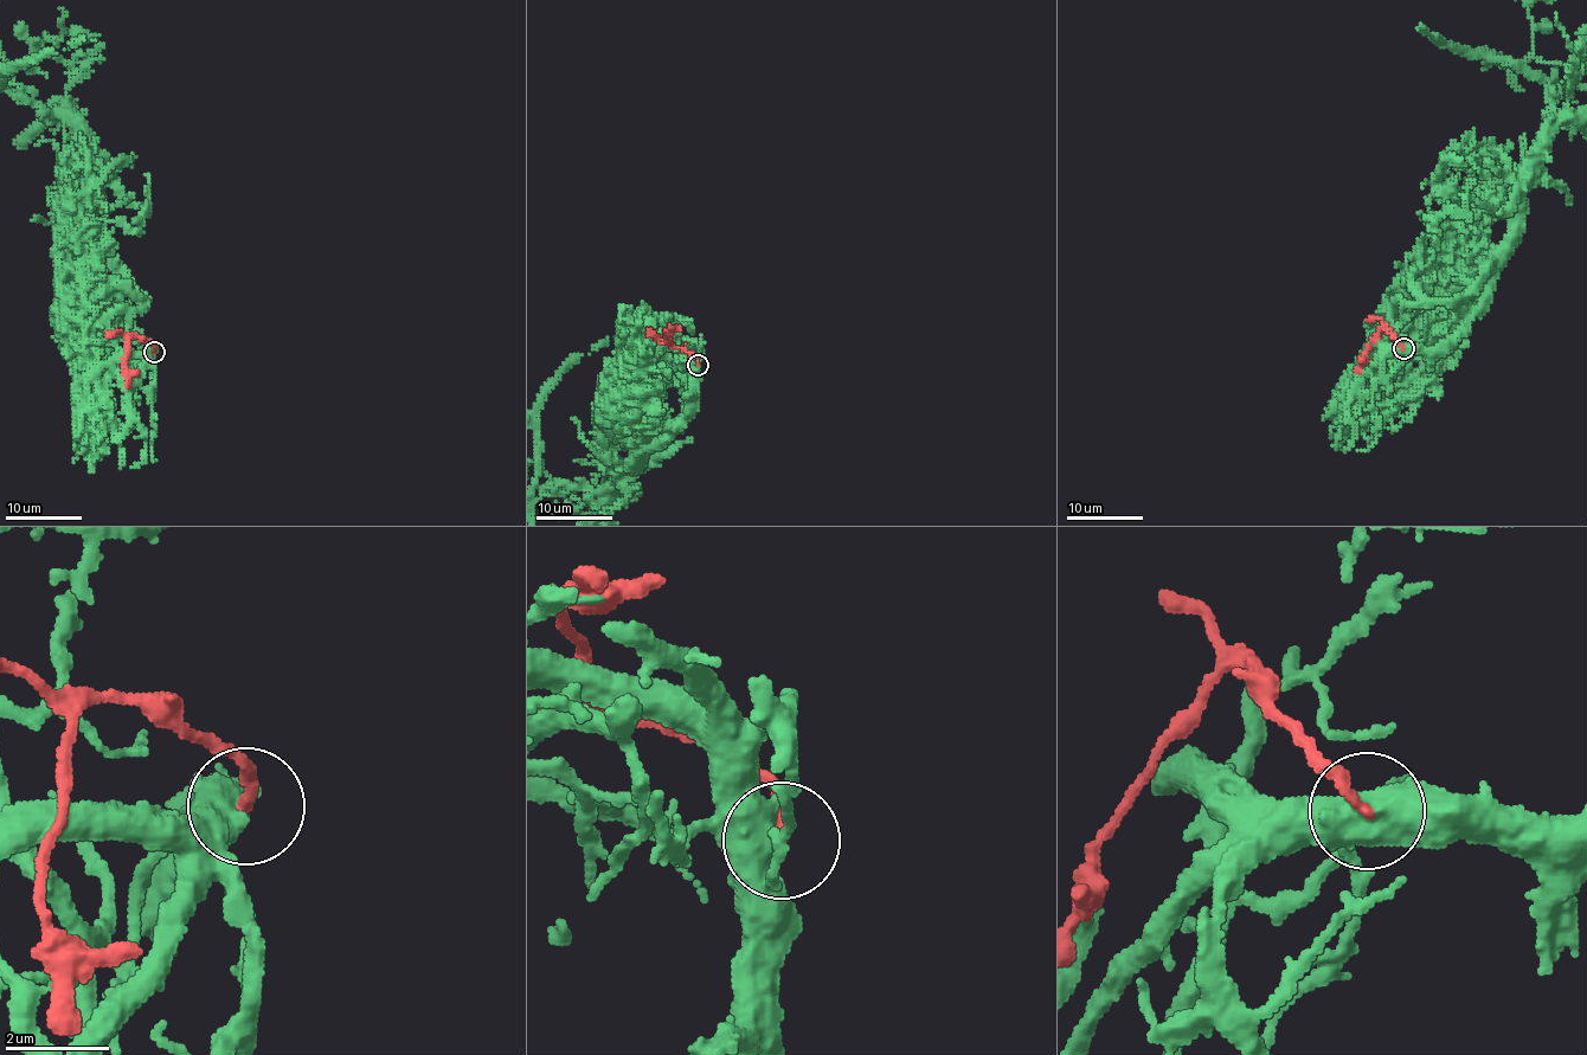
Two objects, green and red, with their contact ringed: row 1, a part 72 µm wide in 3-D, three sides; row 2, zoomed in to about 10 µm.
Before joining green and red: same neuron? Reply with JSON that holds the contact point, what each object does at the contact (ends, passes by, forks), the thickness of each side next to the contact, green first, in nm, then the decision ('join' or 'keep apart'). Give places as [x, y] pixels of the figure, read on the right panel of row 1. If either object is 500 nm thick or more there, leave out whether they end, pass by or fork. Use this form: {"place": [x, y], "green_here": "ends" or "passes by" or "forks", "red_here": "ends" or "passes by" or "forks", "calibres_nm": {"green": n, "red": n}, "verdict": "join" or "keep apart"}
{"place": [1404, 348], "calibres_nm": {"green": 700, "red": 200}, "verdict": "keep apart"}

